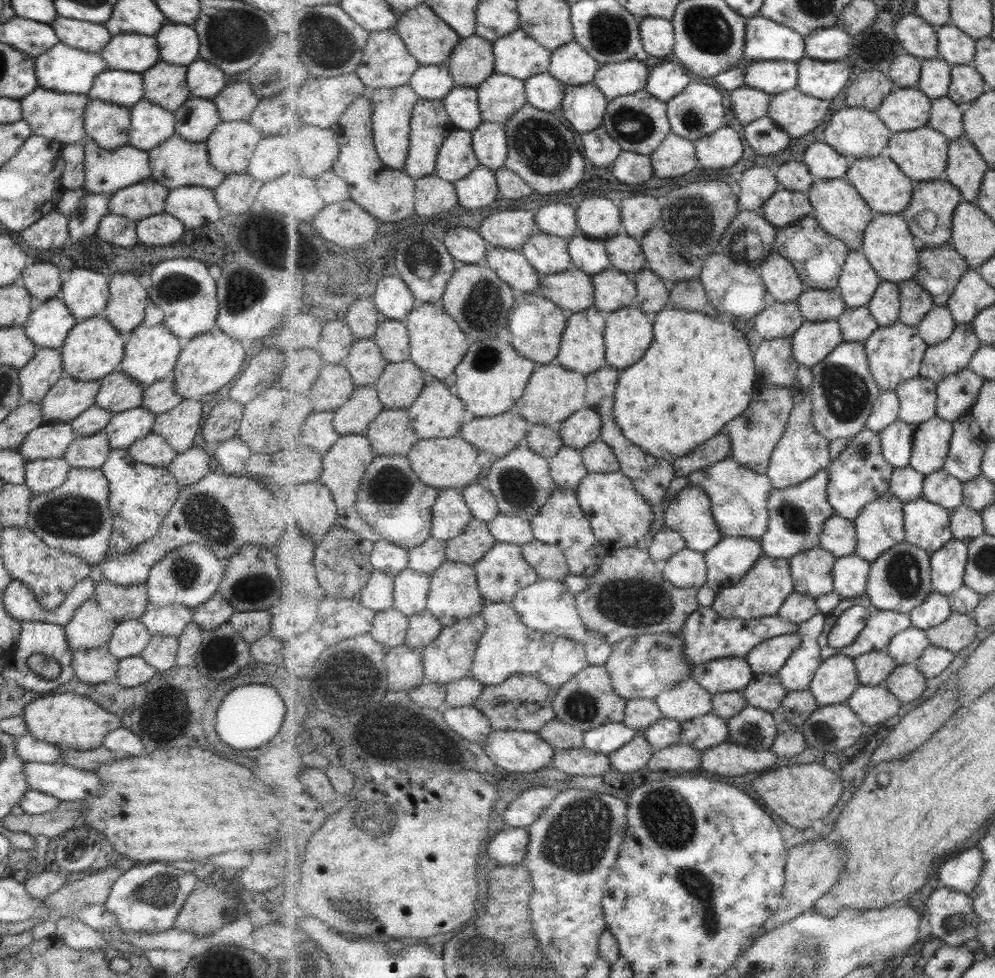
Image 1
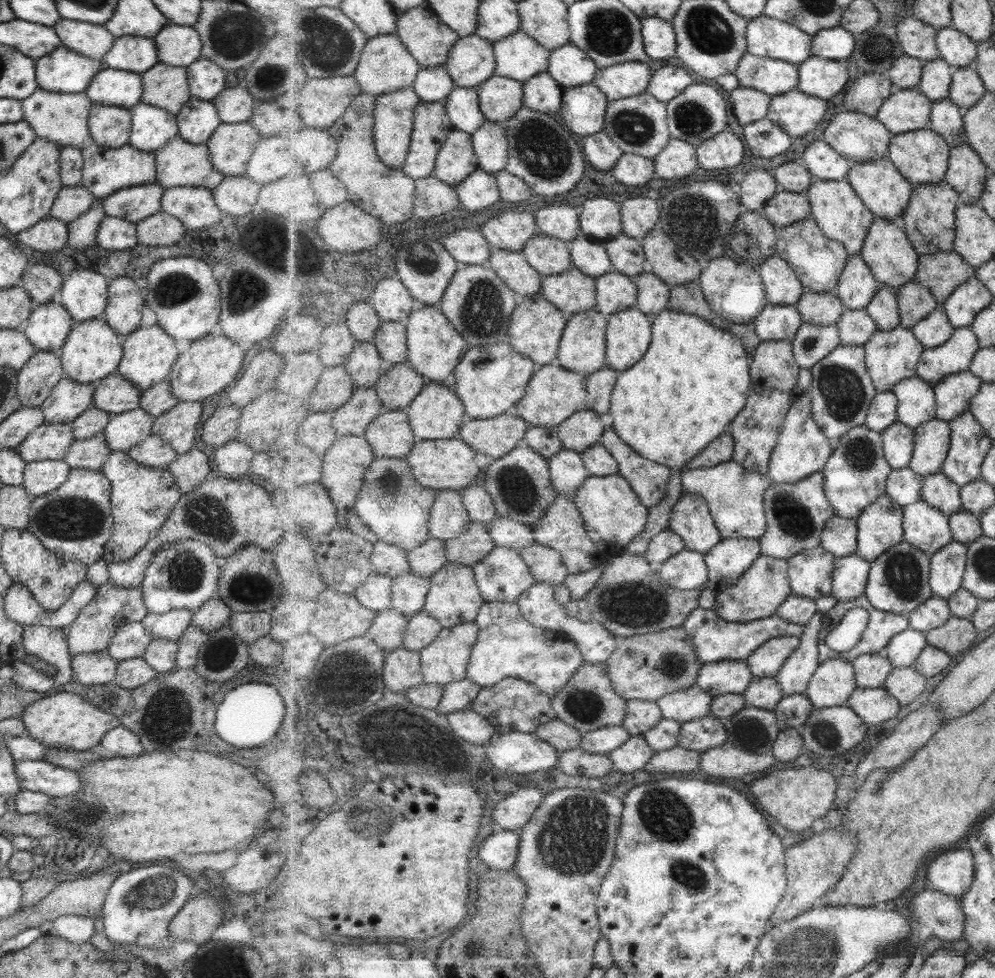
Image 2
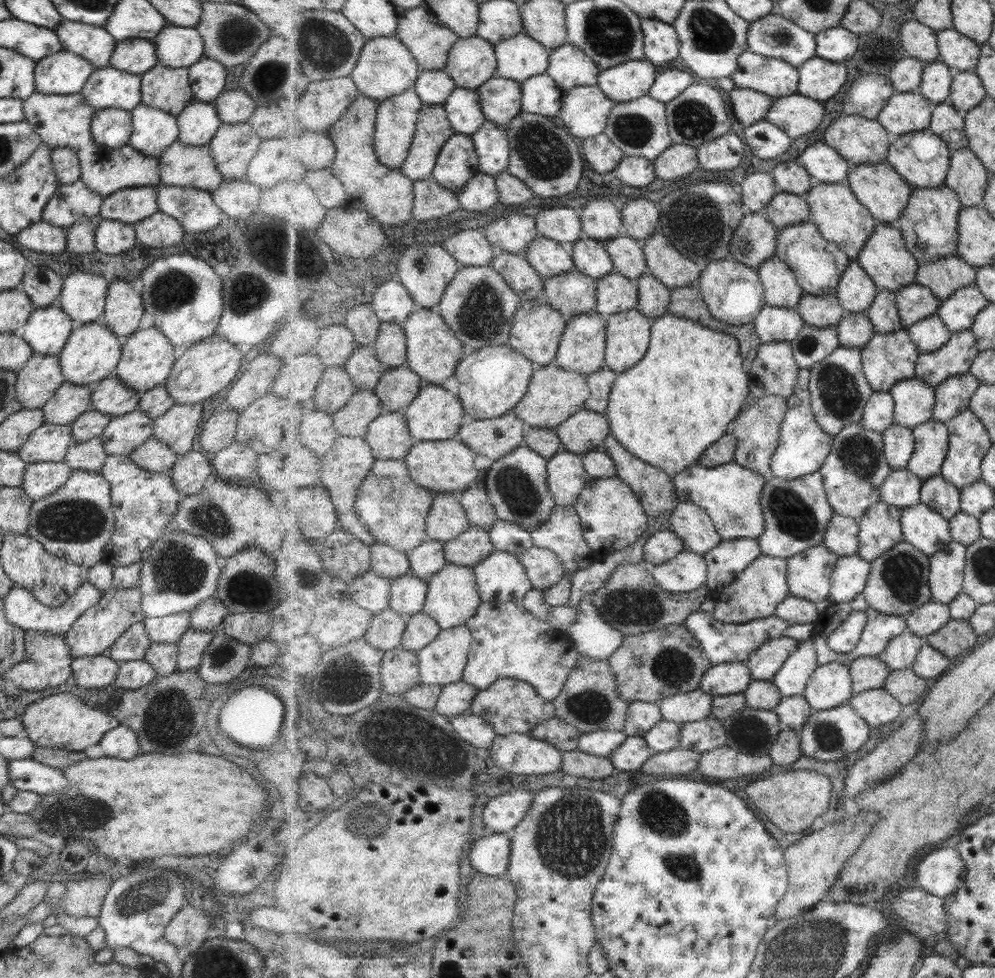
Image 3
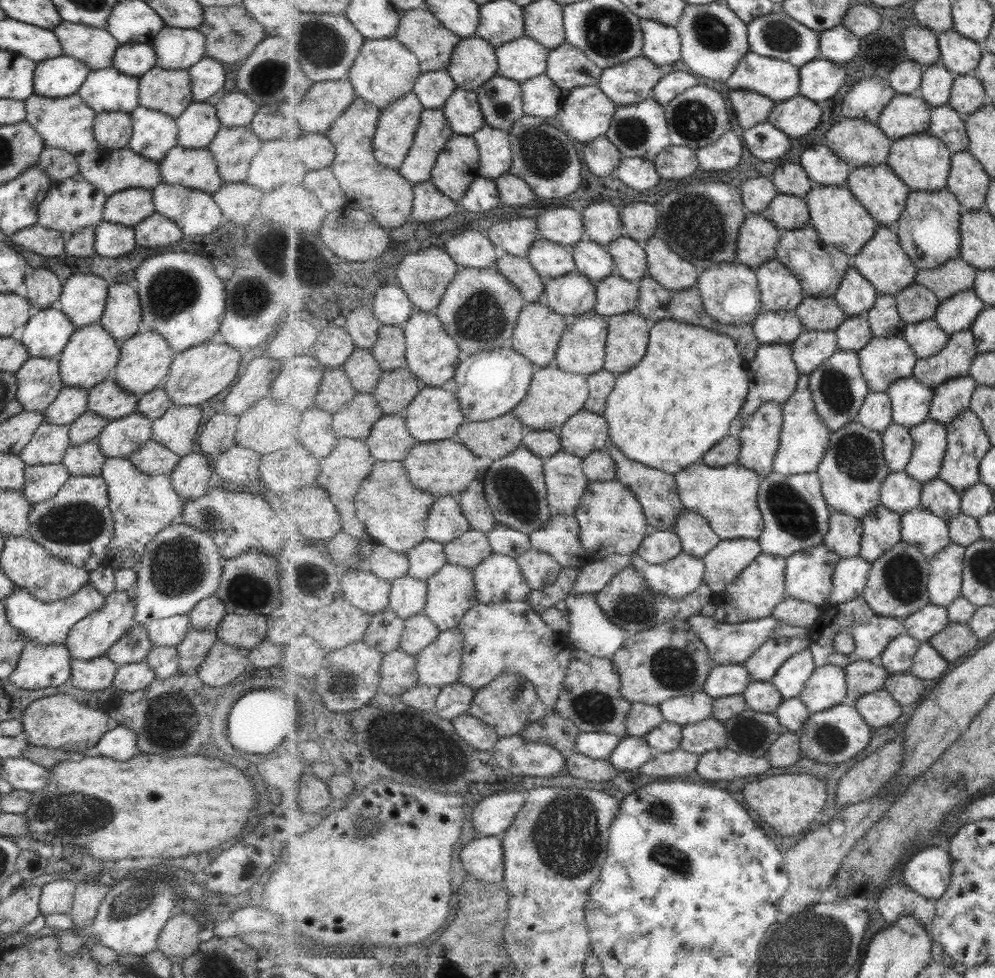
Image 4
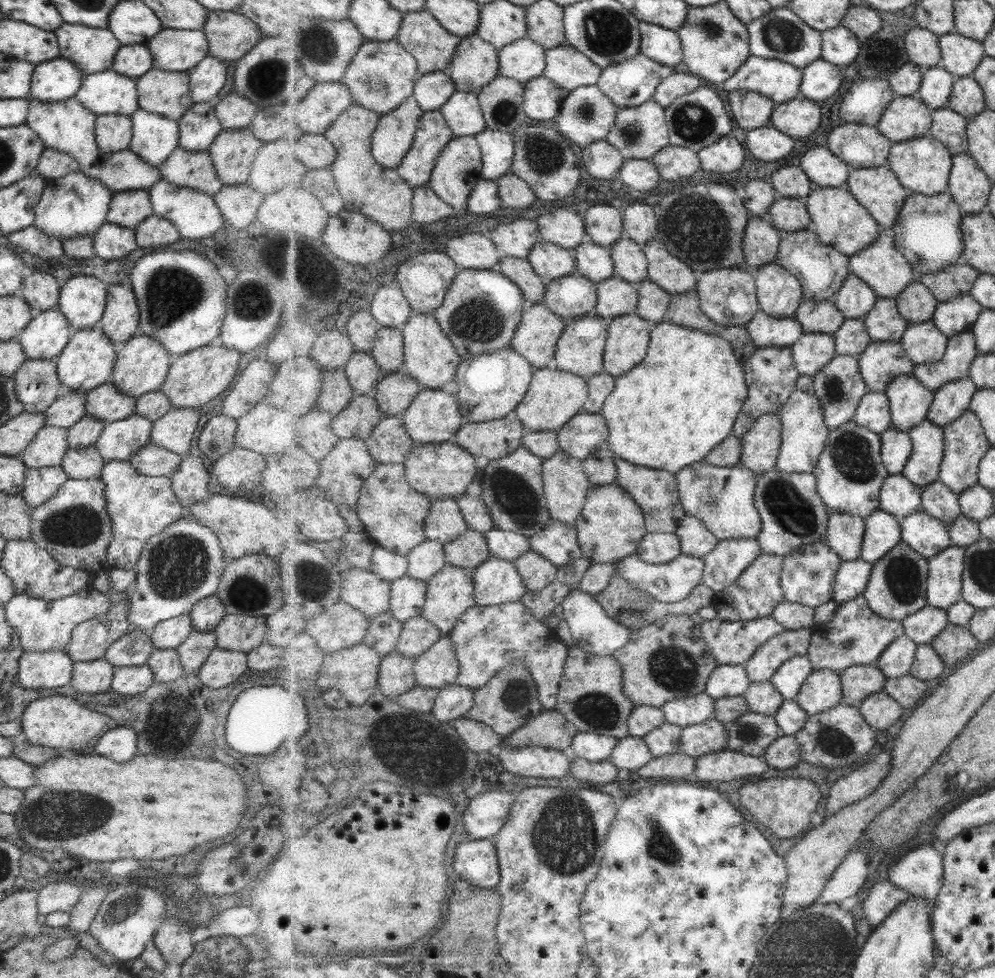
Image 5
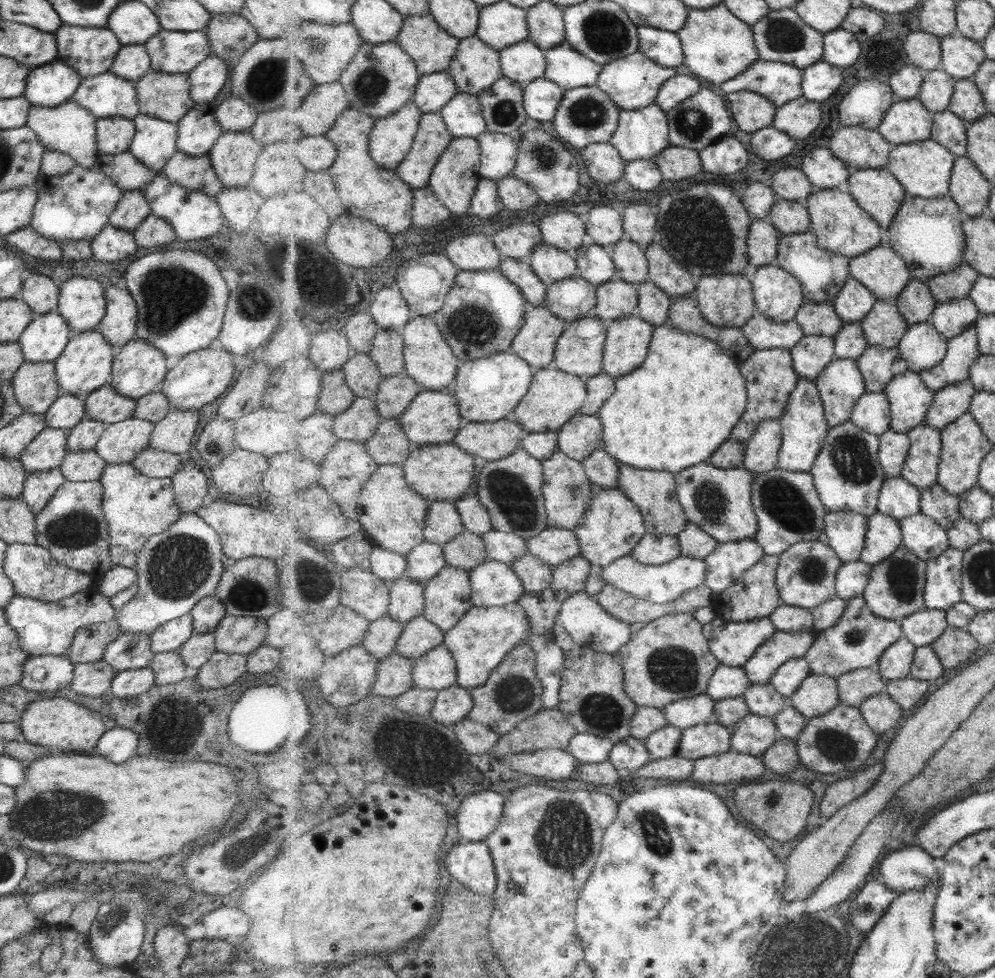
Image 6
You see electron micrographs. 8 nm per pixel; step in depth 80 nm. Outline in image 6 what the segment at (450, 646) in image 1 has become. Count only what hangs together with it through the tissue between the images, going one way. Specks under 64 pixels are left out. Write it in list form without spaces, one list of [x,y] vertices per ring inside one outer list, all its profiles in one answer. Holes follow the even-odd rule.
[[[440,644],[425,657],[415,661],[414,684],[419,688],[438,692],[458,685],[456,659],[448,645]]]

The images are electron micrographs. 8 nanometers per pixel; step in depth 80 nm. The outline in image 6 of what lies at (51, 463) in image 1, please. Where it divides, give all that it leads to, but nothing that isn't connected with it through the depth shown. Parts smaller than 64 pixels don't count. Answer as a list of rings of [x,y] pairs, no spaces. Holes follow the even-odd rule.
[[[58,468],[26,473],[20,498],[35,516],[41,512],[63,481],[64,476]]]

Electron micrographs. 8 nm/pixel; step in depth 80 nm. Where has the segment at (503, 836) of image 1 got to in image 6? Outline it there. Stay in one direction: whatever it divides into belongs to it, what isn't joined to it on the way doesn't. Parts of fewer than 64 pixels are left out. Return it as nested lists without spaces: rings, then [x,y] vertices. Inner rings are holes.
[[[459,841],[444,858],[452,879],[479,895],[493,895],[498,886],[495,859],[484,841]]]

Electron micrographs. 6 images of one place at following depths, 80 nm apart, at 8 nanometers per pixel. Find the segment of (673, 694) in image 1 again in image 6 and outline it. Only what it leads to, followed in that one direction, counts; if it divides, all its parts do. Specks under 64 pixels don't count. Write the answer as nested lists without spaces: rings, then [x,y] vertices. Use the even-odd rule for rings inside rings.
[[[706,692],[672,702],[664,708],[668,724],[686,729],[715,719],[716,700]]]

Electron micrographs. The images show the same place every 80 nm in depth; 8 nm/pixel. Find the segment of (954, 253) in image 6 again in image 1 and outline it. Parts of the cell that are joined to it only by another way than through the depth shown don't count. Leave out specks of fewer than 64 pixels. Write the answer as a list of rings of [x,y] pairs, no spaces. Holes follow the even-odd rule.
[[[945,178],[937,180],[922,180],[915,182],[915,191],[912,202],[901,213],[908,222],[914,238],[918,241],[920,248],[931,248],[932,246],[943,246],[952,244],[952,226],[956,208],[964,200],[962,192]]]

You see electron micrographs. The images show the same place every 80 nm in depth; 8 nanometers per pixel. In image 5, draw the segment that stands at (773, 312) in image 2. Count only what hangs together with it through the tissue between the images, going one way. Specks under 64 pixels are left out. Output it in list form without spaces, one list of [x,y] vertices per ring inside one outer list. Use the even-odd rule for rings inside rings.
[[[765,311],[756,312],[746,327],[759,347],[791,347],[805,333],[795,317],[777,318],[769,316]]]

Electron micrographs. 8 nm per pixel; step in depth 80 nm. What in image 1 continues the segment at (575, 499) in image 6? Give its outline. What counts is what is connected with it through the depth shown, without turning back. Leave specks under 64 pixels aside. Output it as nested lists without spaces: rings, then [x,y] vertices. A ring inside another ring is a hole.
[[[562,447],[555,456],[548,458],[551,462],[552,477],[558,486],[578,490],[581,481],[588,475],[583,452],[579,449]]]

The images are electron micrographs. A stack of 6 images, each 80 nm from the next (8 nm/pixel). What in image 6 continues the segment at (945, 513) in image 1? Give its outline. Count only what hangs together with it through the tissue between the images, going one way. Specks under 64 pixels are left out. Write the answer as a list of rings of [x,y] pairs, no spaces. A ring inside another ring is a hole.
[[[917,514],[900,520],[902,528],[902,544],[905,545],[913,554],[920,557],[921,560],[931,560],[943,554],[950,547],[950,538],[947,529],[938,524],[933,517],[925,514]]]

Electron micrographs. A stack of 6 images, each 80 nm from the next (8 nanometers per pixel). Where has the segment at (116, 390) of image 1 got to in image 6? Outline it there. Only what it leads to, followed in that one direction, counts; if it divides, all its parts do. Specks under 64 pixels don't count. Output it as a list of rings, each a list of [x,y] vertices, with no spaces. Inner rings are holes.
[[[106,384],[85,398],[85,418],[107,425],[115,424],[117,421],[131,418],[135,406],[135,400],[120,396],[109,384]]]

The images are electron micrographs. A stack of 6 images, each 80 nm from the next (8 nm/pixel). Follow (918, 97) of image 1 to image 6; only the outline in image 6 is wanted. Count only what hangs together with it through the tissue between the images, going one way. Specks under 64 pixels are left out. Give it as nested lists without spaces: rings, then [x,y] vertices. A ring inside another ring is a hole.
[[[918,97],[900,99],[889,107],[878,131],[894,146],[932,138],[934,112]]]

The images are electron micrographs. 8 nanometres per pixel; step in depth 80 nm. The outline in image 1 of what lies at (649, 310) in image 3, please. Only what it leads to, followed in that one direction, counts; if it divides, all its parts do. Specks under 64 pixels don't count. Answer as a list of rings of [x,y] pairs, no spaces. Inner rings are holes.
[[[649,268],[632,275],[632,278],[638,288],[636,302],[632,304],[633,308],[660,313],[670,306],[671,290],[665,288],[663,280],[656,272]]]

